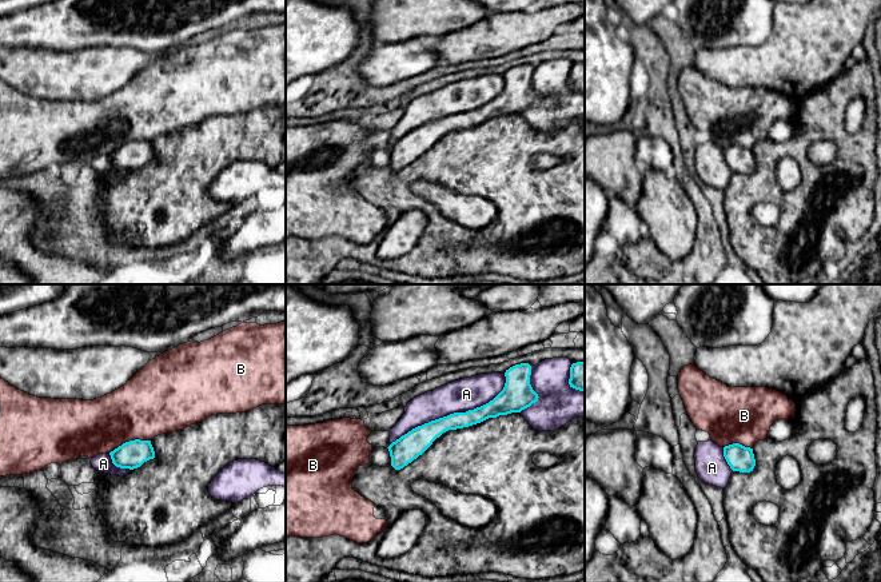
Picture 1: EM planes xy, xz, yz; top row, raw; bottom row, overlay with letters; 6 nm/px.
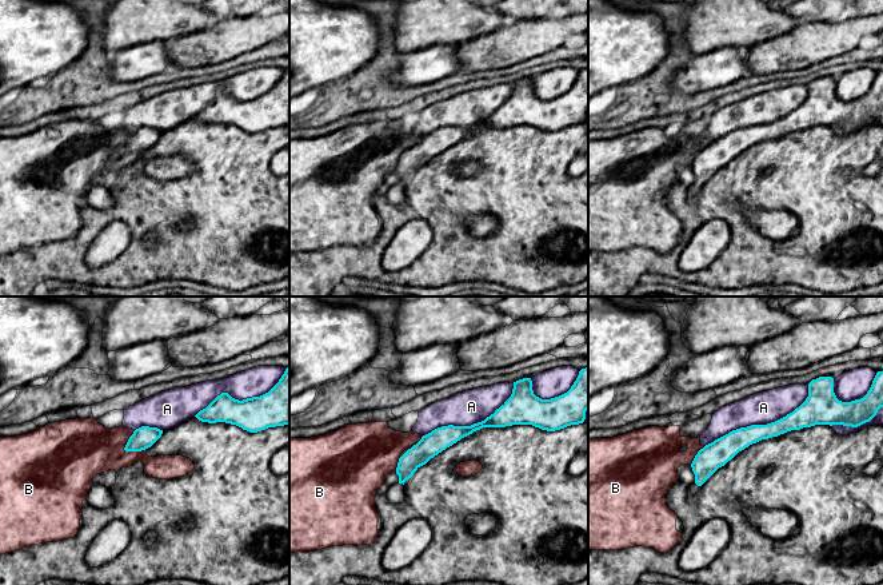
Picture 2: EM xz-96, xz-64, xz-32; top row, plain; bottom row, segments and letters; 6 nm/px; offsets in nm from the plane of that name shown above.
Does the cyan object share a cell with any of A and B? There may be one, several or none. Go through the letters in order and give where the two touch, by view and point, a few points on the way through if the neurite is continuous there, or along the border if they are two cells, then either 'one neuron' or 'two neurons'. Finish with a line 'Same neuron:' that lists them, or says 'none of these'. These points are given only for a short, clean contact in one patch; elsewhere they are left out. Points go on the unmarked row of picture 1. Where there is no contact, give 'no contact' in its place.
A: meets cyan in xz at (454, 114); two neurons
B: meets cyan in xy at (130, 142); two neurons
Same neuron: none of these

